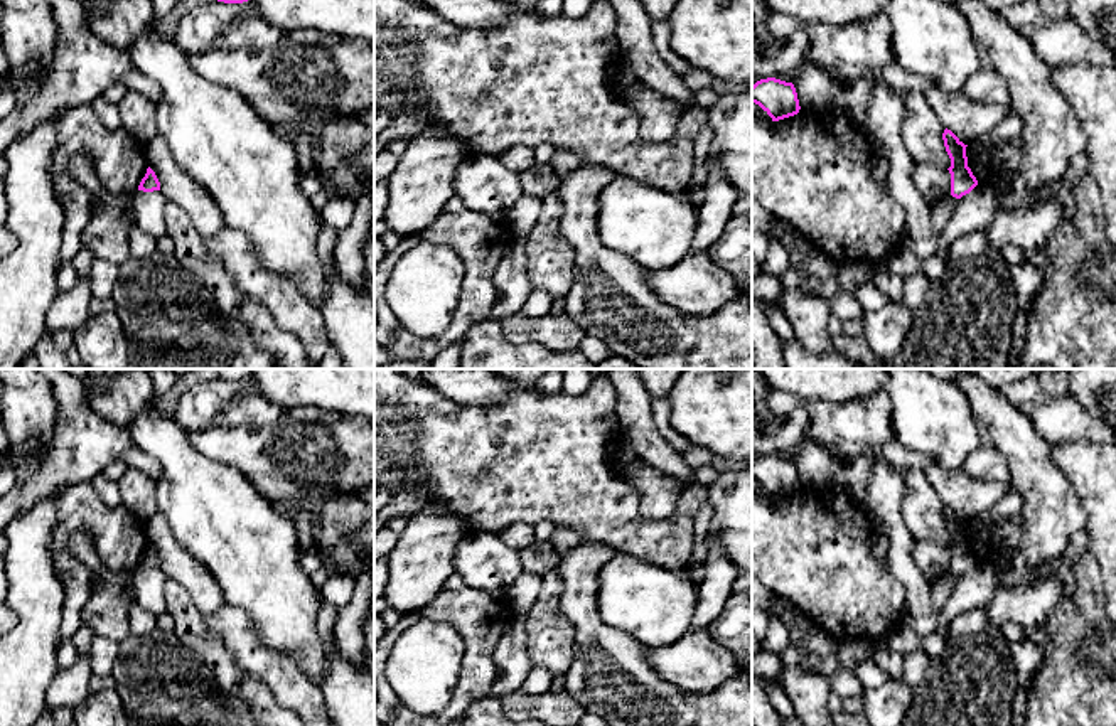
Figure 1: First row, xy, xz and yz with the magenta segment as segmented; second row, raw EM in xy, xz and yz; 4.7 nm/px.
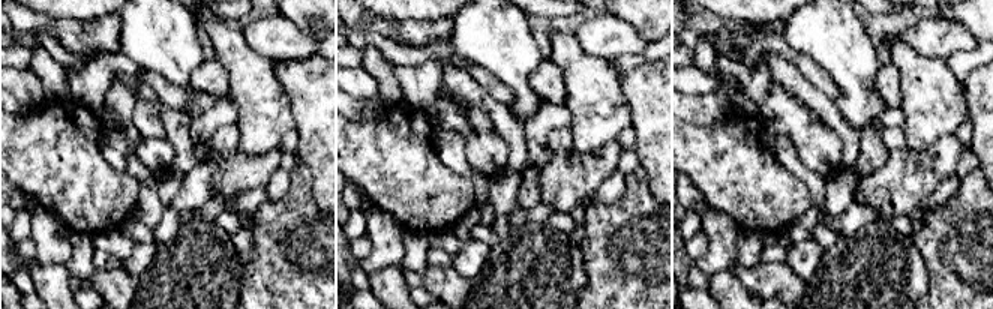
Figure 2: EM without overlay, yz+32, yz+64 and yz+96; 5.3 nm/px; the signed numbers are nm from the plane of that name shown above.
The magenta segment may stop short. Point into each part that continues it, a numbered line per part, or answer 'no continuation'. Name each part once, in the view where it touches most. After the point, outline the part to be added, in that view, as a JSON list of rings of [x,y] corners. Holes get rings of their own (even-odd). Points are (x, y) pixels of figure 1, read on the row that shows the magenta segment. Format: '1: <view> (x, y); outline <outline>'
no continuation

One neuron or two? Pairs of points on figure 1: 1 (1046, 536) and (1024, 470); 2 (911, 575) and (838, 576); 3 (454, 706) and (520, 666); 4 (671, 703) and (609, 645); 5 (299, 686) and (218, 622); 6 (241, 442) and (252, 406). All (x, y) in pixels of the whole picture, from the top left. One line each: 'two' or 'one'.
1: one
2: two
3: two
4: one
5: one
6: two

